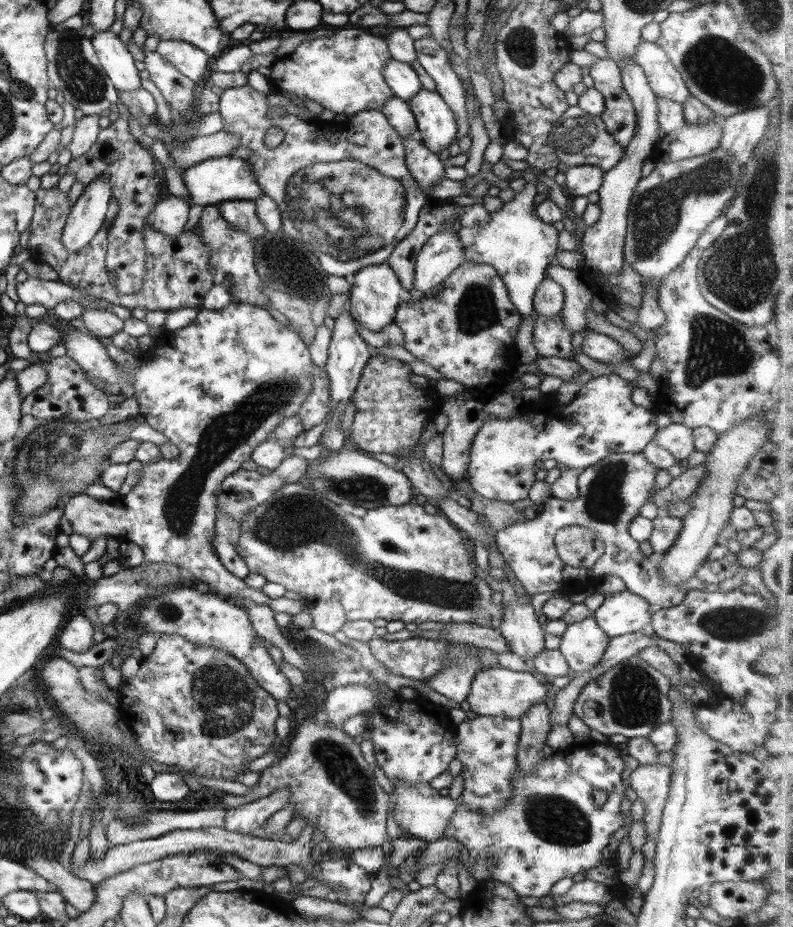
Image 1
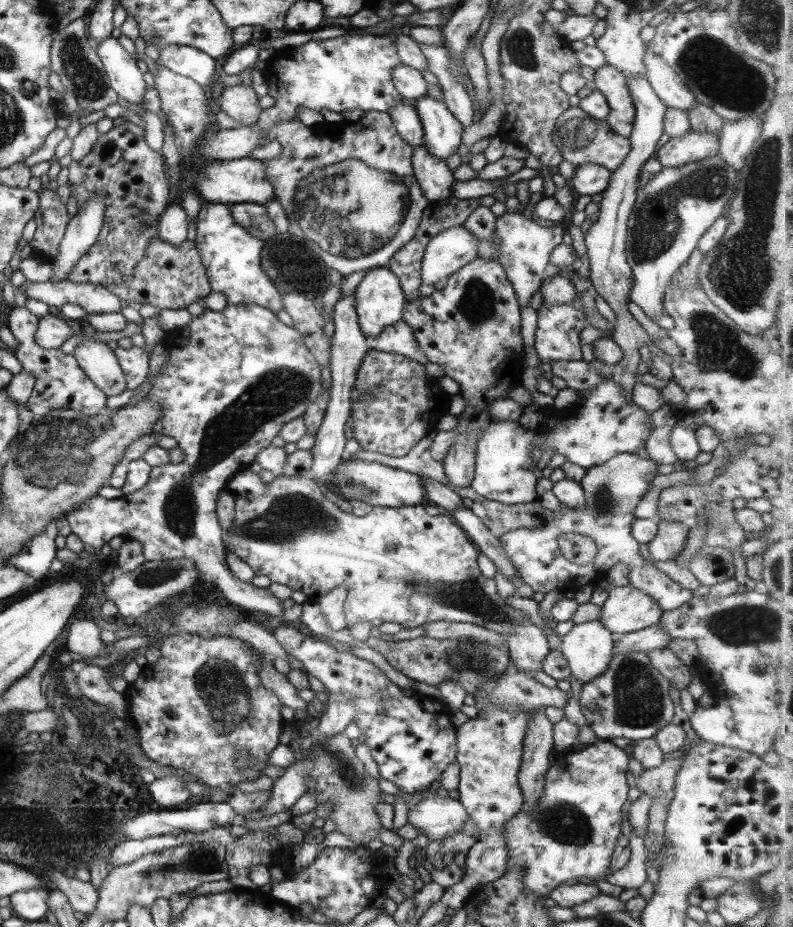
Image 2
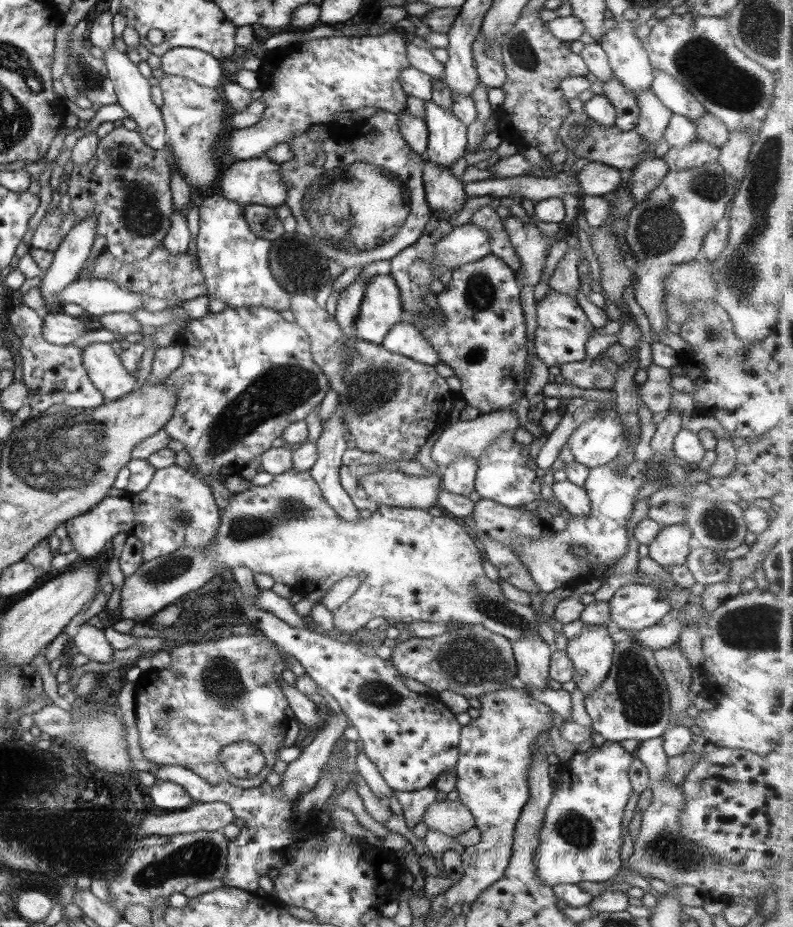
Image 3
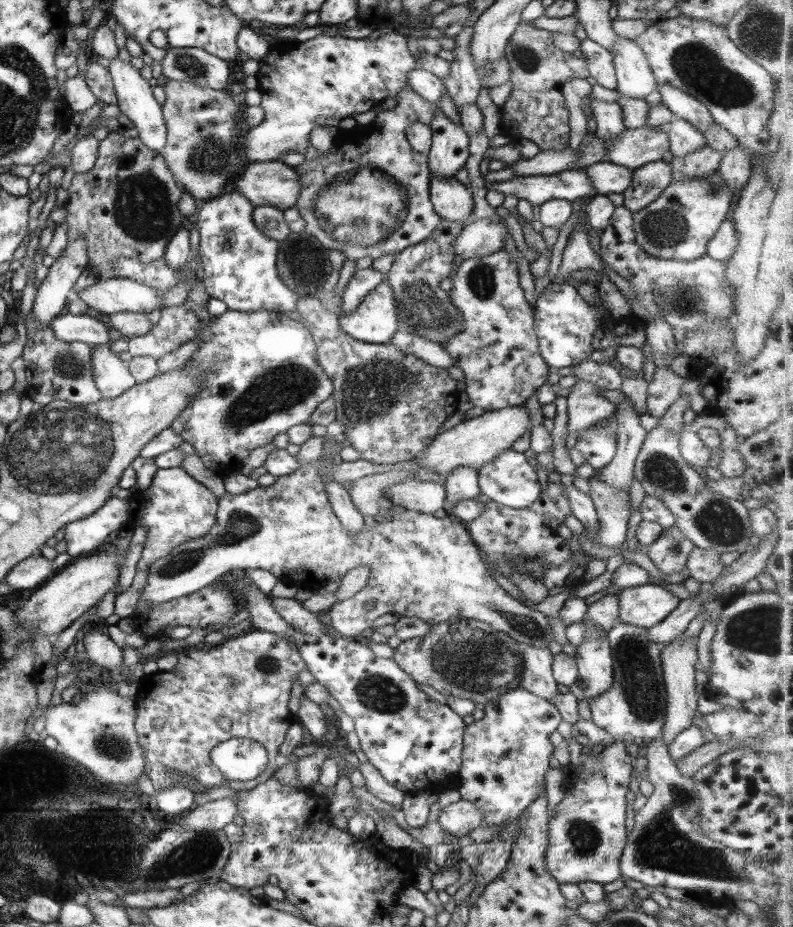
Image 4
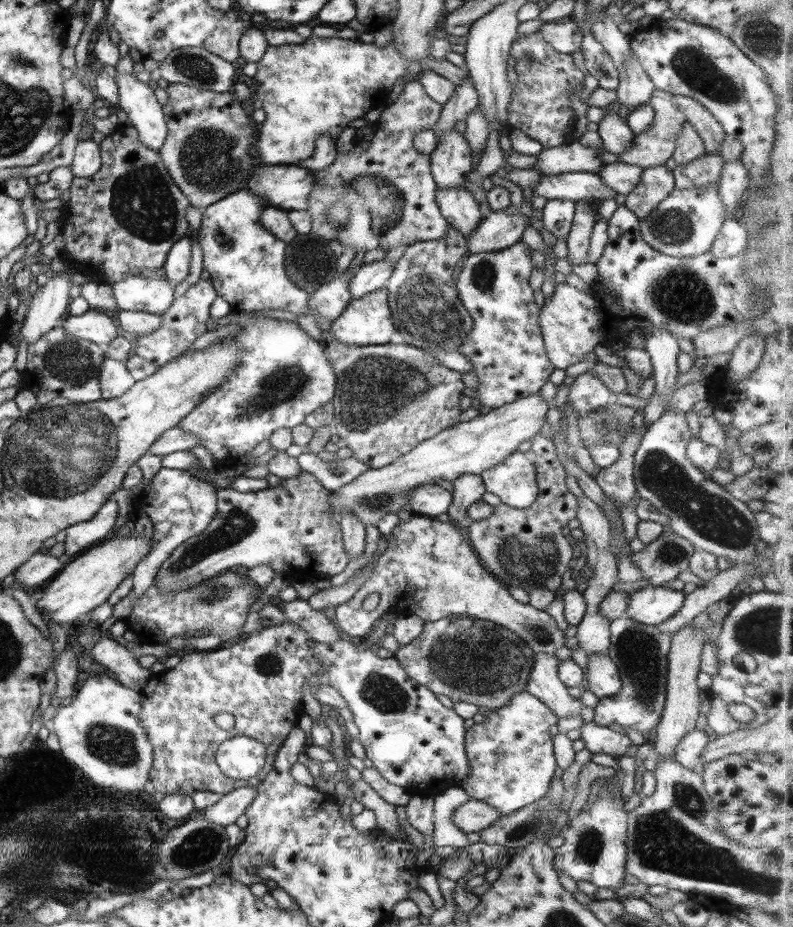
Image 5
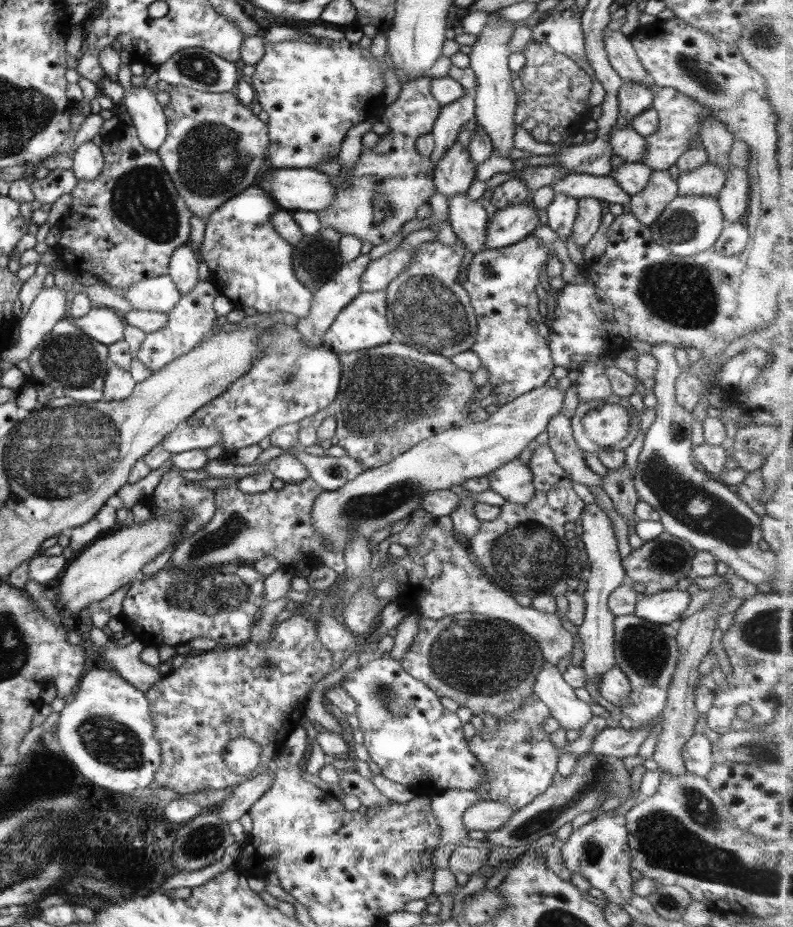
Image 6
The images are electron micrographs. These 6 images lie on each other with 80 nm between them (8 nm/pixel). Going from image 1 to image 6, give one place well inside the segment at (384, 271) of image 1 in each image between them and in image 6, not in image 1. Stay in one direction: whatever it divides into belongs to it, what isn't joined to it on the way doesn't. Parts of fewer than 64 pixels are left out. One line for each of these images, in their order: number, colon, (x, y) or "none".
2: (378, 300)
3: (380, 309)
4: (375, 320)
5: (364, 322)
6: (362, 324)

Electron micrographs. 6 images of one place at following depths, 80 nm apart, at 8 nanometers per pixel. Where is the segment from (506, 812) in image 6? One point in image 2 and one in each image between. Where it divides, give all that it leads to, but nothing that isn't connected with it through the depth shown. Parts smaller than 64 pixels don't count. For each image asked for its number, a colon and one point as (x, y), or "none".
2: (435, 818)
3: (450, 818)
4: (458, 819)
5: (472, 816)

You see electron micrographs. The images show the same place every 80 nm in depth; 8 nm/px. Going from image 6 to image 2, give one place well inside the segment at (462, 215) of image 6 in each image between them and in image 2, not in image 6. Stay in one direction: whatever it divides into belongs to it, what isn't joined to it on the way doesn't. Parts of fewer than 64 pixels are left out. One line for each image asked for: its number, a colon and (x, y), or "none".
2: (434, 178)
3: (442, 190)
4: (450, 199)
5: (456, 205)

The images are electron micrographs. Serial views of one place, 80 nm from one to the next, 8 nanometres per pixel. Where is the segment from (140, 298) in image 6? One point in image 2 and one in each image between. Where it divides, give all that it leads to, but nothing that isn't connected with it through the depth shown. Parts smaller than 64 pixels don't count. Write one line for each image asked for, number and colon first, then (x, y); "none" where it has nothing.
2: (91, 299)
3: (96, 297)
4: (117, 295)
5: (154, 296)

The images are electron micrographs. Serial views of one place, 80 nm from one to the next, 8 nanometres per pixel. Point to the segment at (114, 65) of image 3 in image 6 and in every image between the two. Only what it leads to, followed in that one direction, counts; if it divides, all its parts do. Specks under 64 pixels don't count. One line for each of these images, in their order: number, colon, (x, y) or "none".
4: (134, 98)
5: (137, 99)
6: (145, 113)

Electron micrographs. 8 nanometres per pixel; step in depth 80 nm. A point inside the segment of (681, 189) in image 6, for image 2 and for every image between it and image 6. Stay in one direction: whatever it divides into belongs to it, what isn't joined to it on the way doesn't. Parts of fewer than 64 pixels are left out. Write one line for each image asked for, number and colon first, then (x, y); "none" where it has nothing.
2: (692, 146)
3: (696, 153)
4: (699, 162)
5: (705, 169)

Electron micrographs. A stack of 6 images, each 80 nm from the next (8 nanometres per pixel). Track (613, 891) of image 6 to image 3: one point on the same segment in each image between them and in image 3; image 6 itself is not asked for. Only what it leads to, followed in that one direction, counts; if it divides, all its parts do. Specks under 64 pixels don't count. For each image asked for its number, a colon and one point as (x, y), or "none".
3: (578, 841)
4: (586, 835)
5: (594, 842)

